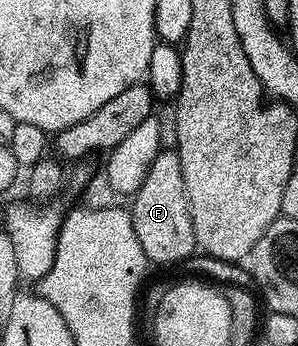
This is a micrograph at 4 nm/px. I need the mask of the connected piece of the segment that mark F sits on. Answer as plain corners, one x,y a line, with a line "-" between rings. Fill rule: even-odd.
161,149
150,165
145,180
131,196
130,210
134,233
142,253
146,253
149,264
180,263
192,254
197,254
196,234
188,208
186,185
182,181
180,155
174,149

